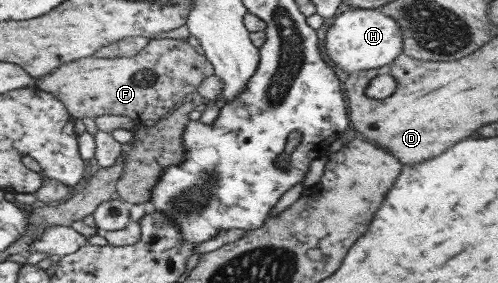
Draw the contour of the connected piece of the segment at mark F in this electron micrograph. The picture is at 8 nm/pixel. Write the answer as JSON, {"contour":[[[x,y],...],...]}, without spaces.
{"contour":[[[153,39],[140,52],[130,57],[97,58],[89,56],[77,59],[71,63],[65,63],[57,70],[45,77],[39,77],[36,87],[41,88],[66,104],[67,110],[76,118],[90,117],[94,119],[97,115],[126,115],[140,123],[147,119],[160,120],[171,114],[173,107],[185,99],[187,95],[198,91],[198,87],[215,75],[214,64],[210,59],[195,51],[191,43],[181,39]]]}

